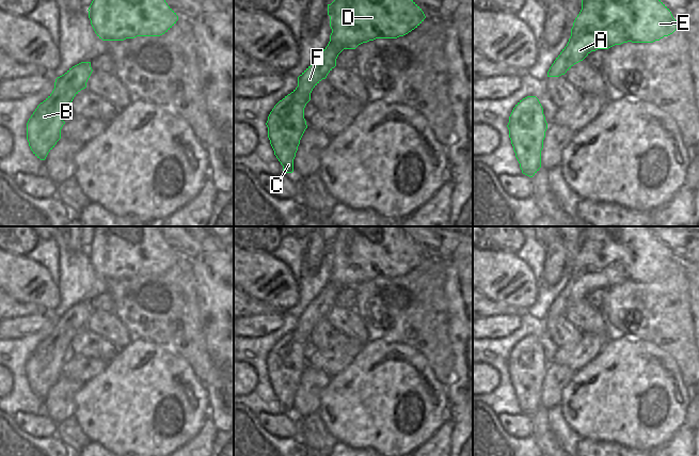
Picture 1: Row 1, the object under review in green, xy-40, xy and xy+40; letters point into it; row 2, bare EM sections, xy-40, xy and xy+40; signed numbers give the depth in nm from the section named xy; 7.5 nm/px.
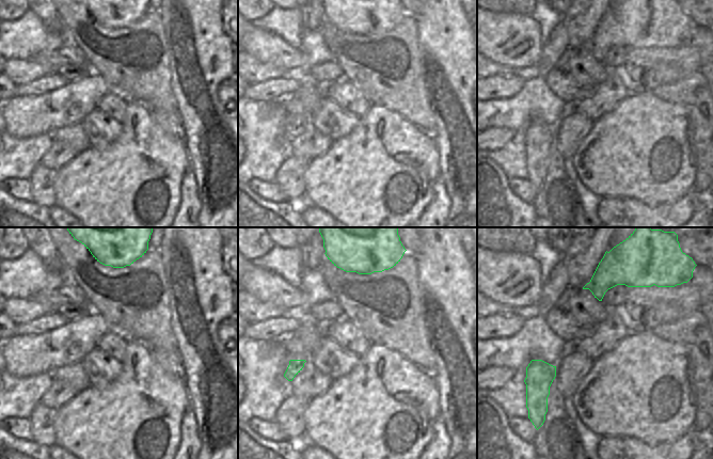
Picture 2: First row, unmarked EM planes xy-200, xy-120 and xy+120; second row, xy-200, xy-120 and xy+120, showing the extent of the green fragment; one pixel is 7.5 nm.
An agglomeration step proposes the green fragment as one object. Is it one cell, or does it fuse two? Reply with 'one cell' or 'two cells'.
one cell

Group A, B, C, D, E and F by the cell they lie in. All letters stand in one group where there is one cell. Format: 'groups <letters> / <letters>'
groups A B C D E F

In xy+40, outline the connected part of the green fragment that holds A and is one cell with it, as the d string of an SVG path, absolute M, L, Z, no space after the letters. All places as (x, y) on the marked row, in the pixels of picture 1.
M582 0L582 10L573 22L569 42L550 67L547 77L565 75L591 51L627 42L653 43L677 29L678 21L661 0Z

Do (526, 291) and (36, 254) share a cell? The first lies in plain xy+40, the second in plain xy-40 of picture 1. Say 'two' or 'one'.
two

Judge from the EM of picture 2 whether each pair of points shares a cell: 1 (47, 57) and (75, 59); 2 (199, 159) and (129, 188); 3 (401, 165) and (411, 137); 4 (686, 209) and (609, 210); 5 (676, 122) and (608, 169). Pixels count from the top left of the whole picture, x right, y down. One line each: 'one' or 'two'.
1: one
2: two
3: one
4: one
5: one

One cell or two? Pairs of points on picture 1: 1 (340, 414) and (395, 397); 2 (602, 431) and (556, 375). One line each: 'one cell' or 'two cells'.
1: one cell
2: two cells

